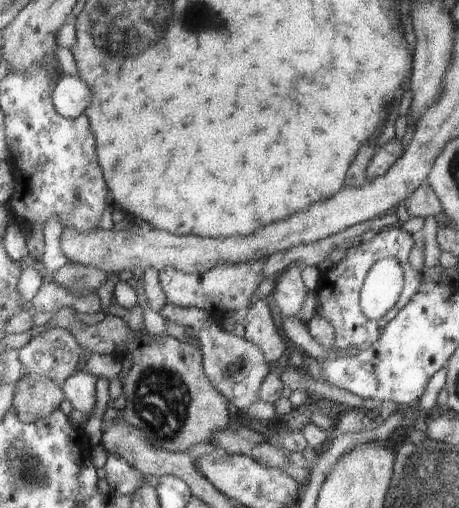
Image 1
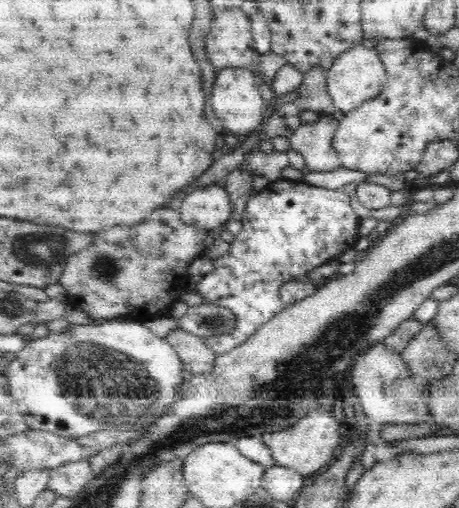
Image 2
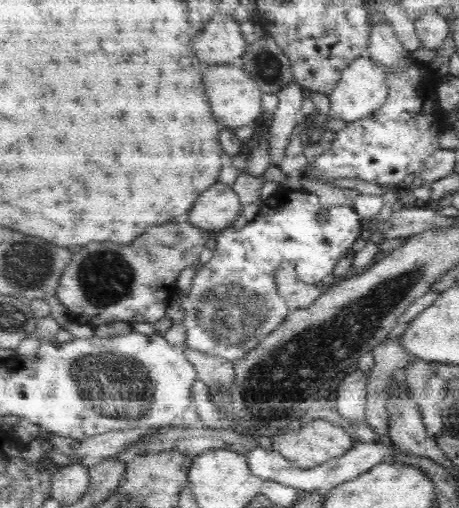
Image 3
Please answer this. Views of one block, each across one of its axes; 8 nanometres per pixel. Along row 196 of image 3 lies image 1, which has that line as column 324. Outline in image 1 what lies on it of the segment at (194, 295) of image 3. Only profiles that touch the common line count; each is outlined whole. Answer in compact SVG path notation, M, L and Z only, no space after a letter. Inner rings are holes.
M400 225L385 228L368 242L362 242L361 244L357 241L338 264L333 264L328 270L320 271L320 280L318 280L318 286L315 289L316 312L318 316L324 316L326 320L330 320L330 324L334 326L334 333L336 334L334 350L342 351L345 348L350 348L350 346L356 346L360 351L371 348L372 344L375 344L376 340L382 336L382 330L386 328L386 324L390 320L394 320L398 316L398 312L408 304L410 298L418 292L423 274L422 271L414 270L409 262L409 254L414 245L413 239L414 236L402 230ZM386 256L395 257L402 266L405 281L403 286L404 298L400 298L396 302L396 306L390 308L382 318L370 320L360 311L360 290L368 270L372 268L372 264Z

